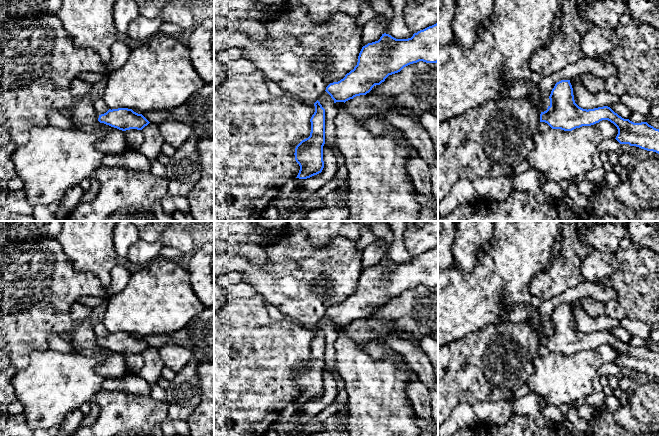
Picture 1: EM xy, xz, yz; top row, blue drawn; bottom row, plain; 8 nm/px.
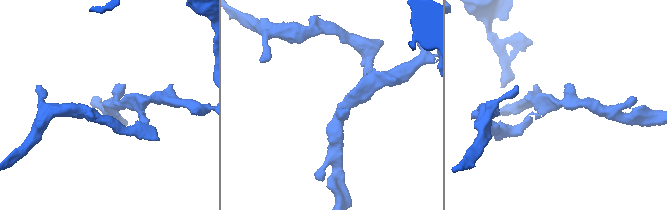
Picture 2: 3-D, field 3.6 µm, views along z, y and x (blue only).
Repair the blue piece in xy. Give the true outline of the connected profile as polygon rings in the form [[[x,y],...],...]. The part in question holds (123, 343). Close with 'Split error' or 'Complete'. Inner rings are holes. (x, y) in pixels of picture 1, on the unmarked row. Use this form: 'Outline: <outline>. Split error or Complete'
Outline: [[[128,332],[109,333],[99,339],[98,345],[122,355],[142,354],[150,346],[142,339]]]. Complete

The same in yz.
Outline: [[[570,304],[557,306],[549,323],[550,329],[546,335],[541,336],[540,346],[547,347],[552,353],[572,355],[608,344],[617,351],[615,363],[620,368],[629,368],[659,378],[659,353],[647,346],[634,347],[624,343],[608,330],[588,334],[579,331],[575,327]]]. Complete

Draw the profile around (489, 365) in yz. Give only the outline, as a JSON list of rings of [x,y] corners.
[[[504,320],[470,332],[462,339],[438,348],[438,424],[442,424],[459,403],[474,406],[479,402],[509,400],[526,384],[529,376],[534,372],[533,360],[538,356],[540,338],[541,335],[535,329],[535,324],[530,321],[513,323]]]

